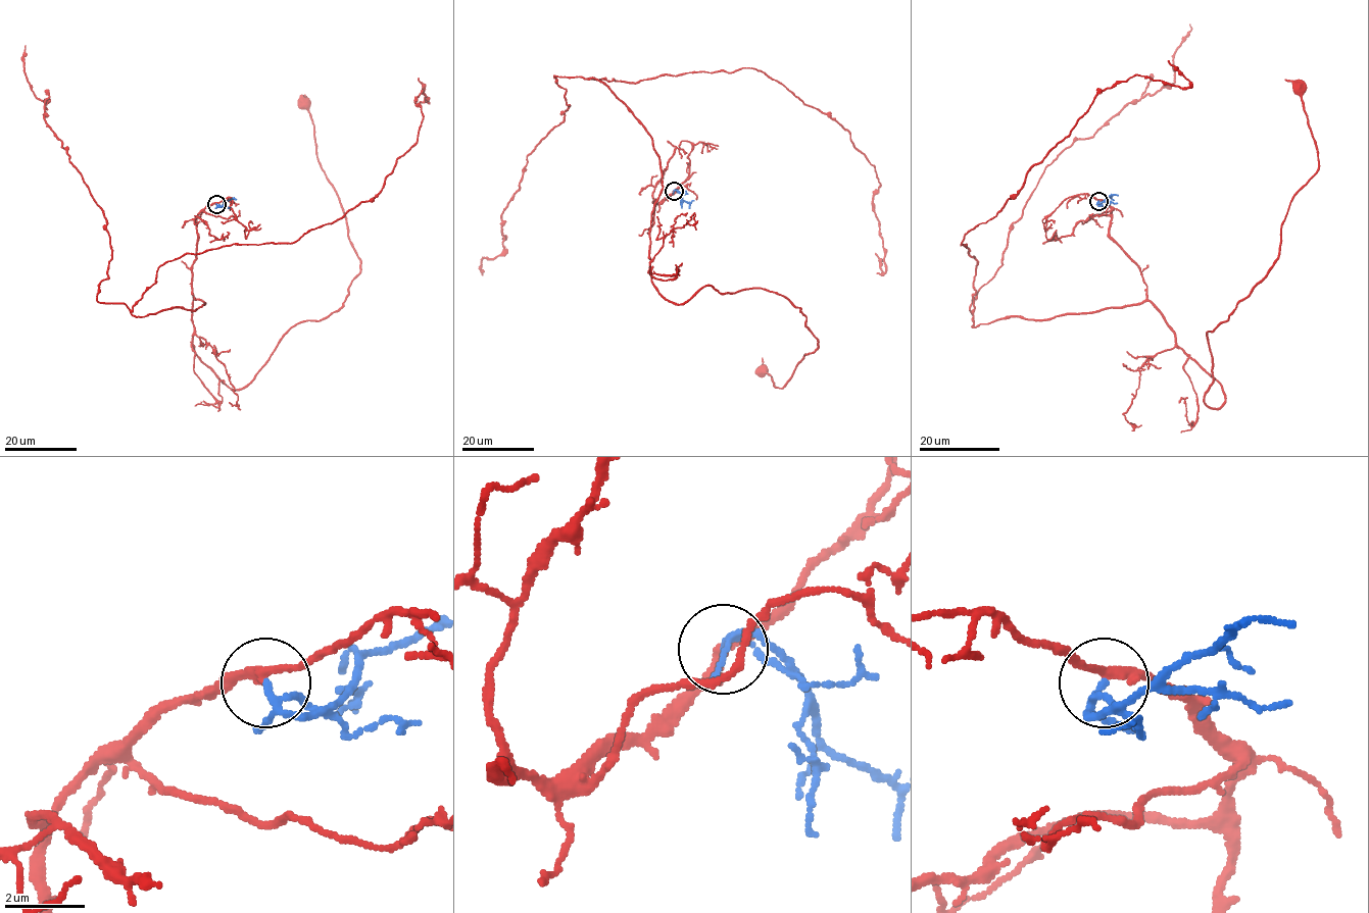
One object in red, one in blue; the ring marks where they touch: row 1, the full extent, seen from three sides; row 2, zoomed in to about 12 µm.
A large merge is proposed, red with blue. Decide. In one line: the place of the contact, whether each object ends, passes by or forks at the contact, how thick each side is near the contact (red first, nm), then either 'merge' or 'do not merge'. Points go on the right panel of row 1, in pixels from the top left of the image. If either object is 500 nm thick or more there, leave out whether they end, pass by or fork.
place (1098, 201); red passes by; blue forks; calibres 220 and 110 nm; merge

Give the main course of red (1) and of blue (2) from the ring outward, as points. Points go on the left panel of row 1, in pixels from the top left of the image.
1: (215, 204), (196, 216), (204, 302), (134, 316), (166, 262), (297, 241), (370, 201), (417, 142), (419, 78)
2: (216, 204), (222, 206), (226, 201), (236, 199)

